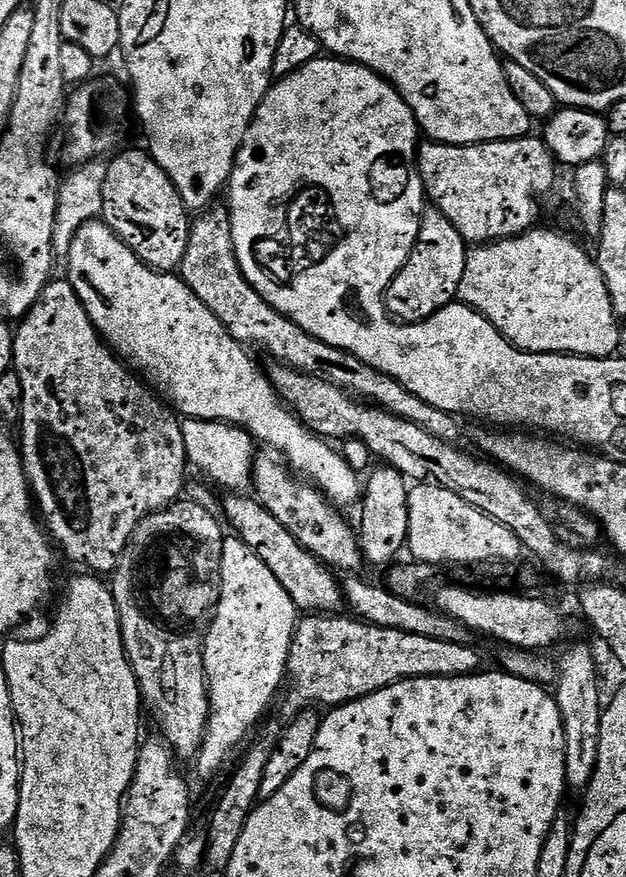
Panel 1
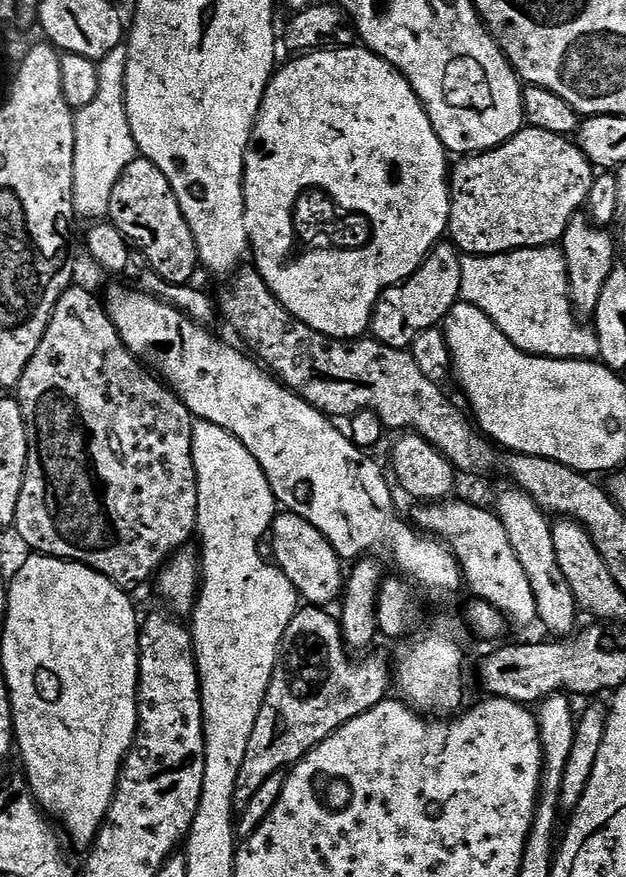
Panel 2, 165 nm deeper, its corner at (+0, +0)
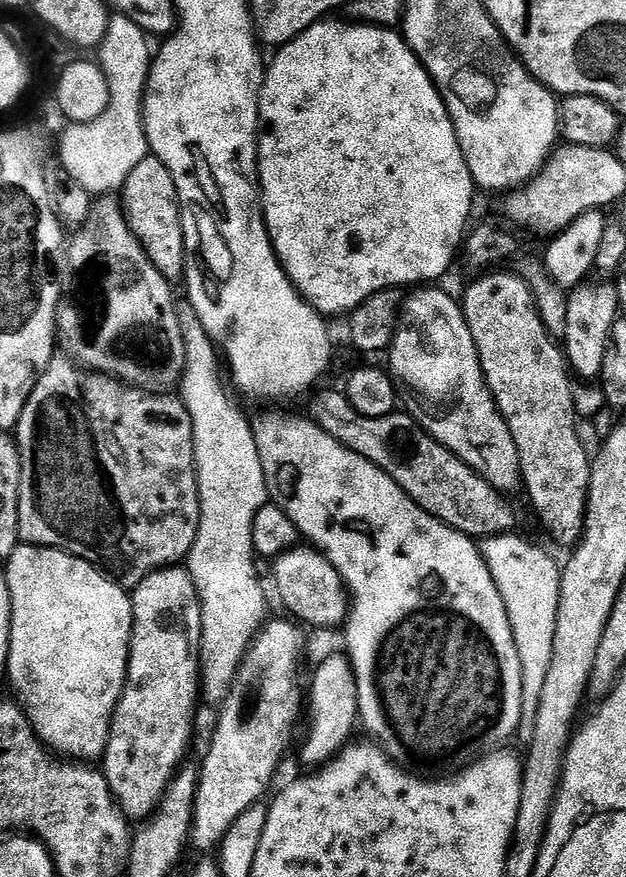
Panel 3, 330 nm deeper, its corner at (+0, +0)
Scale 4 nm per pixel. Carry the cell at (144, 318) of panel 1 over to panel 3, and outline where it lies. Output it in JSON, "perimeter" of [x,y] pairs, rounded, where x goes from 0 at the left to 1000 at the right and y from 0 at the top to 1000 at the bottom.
{"perimeter":[[[428,470],[423,474],[403,479],[403,494],[412,509],[412,518],[419,522],[419,536],[428,551],[433,574],[444,576],[463,591],[463,595],[470,595],[481,612],[537,647],[556,673],[559,697],[548,721],[551,719],[550,730],[556,733],[553,747],[562,756],[565,773],[572,778],[573,824],[589,835],[583,836],[605,848],[631,870],[657,873],[684,883],[727,881],[781,861],[788,855],[816,849],[812,847],[816,846],[818,838],[829,832],[831,824],[837,821],[840,772],[831,742],[818,722],[808,686],[802,684],[802,677],[783,655],[780,642],[773,639],[773,631],[764,624],[762,617],[674,582],[674,577],[657,570],[649,559],[642,559],[642,554],[636,554],[636,550],[623,545],[623,540],[597,531],[597,527],[578,522],[578,518],[565,518],[565,513],[546,509],[546,504],[527,499],[527,495],[521,495],[521,490],[510,488],[497,477],[484,479],[479,474],[458,474],[454,470]]]}

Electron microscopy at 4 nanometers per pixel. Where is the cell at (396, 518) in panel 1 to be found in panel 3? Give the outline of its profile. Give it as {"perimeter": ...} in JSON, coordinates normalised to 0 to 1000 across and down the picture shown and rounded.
{"perimeter":[[[548,742],[524,748],[505,762],[498,771],[498,822],[492,826],[492,840],[479,853],[479,867],[487,871],[487,877],[510,878],[542,860],[564,843],[562,834],[572,830],[575,811],[572,810],[572,778],[565,773],[562,756]]]}

